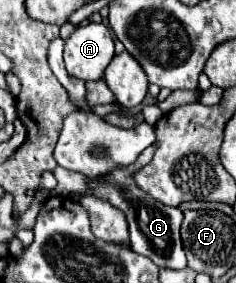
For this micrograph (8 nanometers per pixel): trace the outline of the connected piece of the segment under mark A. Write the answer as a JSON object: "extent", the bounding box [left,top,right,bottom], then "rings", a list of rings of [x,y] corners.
{"extent":[65,23,113,81],"rings":[[[89,23],[77,29],[65,41],[65,69],[69,75],[95,81],[103,79],[103,71],[113,57],[113,33],[103,23]]]}

